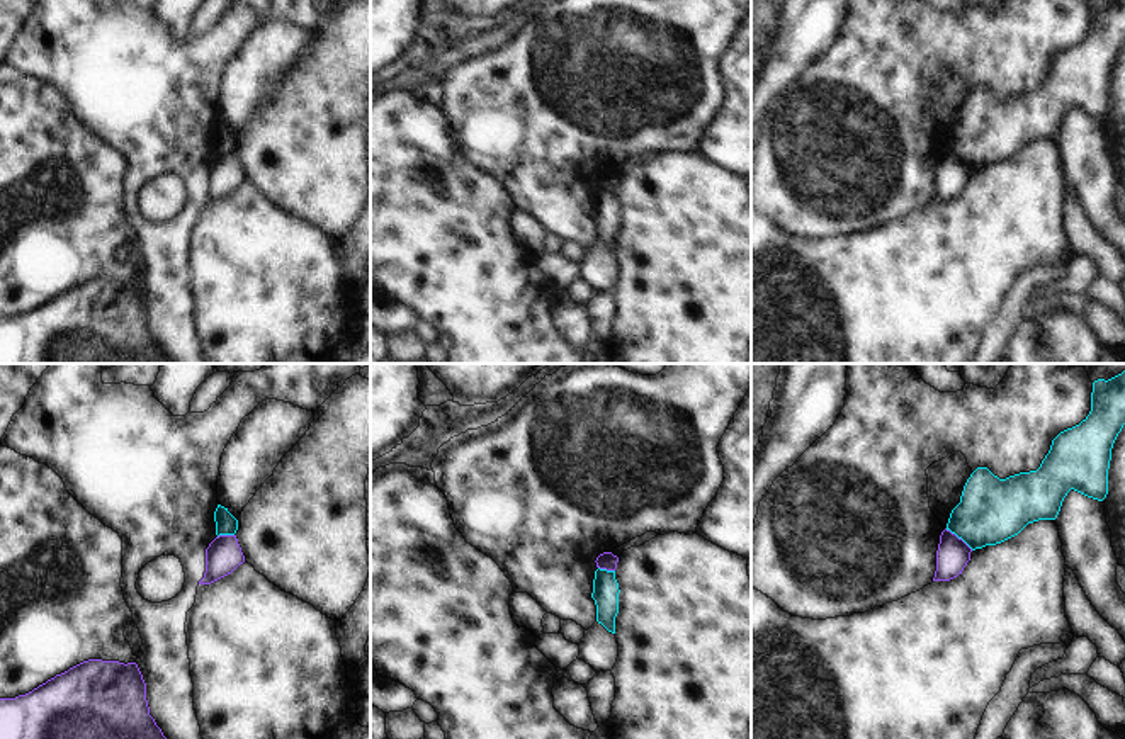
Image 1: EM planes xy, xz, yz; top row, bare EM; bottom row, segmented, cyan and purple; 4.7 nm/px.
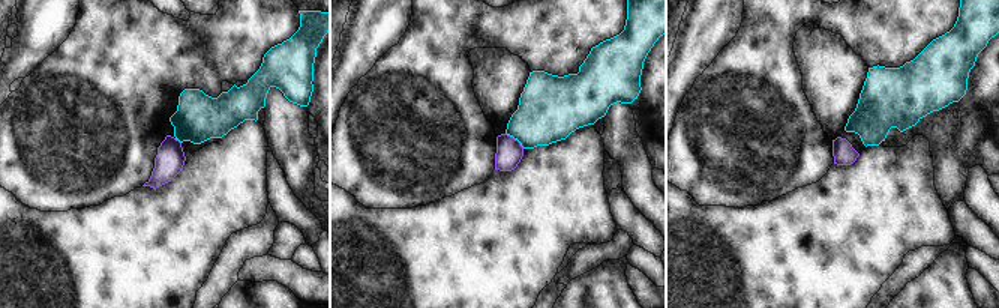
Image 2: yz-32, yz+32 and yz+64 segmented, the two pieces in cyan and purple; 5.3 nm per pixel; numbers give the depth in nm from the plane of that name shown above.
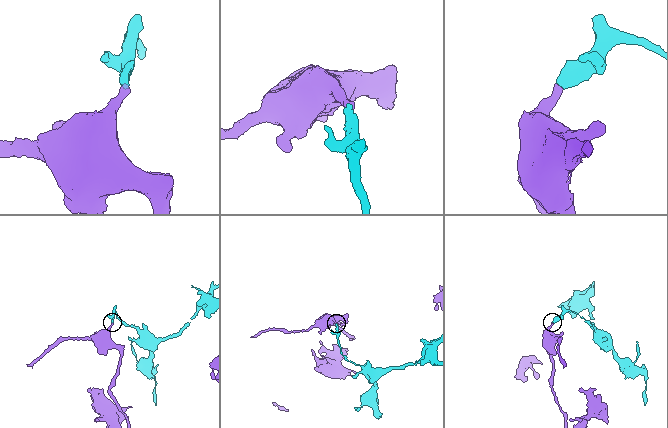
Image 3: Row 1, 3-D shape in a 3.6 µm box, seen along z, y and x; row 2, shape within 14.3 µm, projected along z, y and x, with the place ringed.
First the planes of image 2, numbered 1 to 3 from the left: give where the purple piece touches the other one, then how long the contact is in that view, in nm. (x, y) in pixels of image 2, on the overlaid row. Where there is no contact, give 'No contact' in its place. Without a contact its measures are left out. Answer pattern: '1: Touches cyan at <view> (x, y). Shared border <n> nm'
1: Touches cyan at yz-32 (177, 138). Shared border 50 nm
2: Touches cyan at yz+32 (515, 138). Shared border 130 nm
3: No contact

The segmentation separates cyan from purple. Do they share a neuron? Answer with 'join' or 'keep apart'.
keep apart

